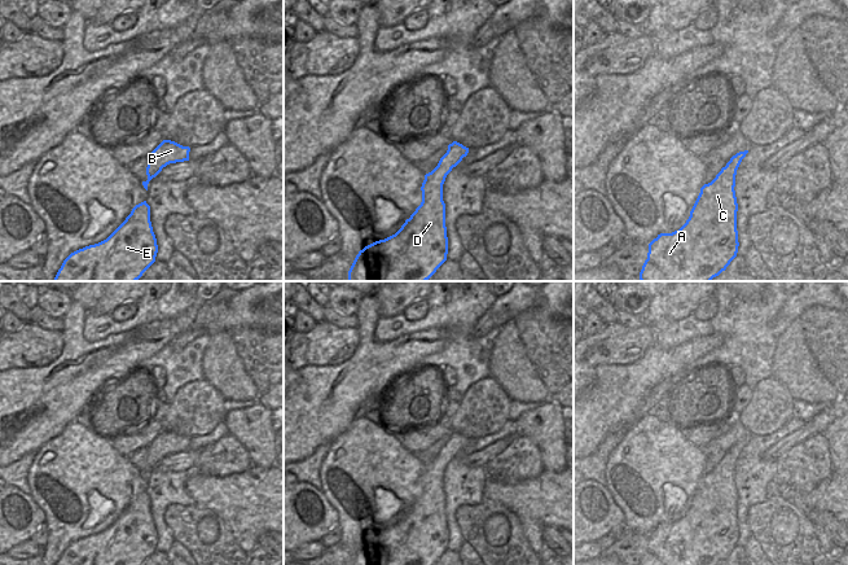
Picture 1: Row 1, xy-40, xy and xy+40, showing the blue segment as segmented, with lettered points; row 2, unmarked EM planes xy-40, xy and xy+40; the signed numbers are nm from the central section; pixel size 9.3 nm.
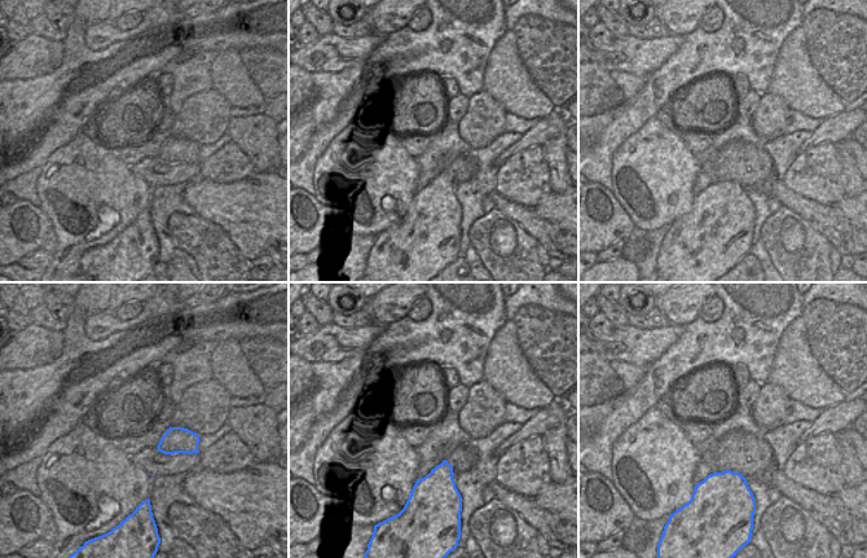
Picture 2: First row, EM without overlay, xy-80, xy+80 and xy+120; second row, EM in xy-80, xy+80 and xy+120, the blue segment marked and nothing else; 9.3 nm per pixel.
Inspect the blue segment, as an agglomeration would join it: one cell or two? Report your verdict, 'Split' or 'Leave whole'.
Leave whole

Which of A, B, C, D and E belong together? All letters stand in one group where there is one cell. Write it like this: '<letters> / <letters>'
A B C D E

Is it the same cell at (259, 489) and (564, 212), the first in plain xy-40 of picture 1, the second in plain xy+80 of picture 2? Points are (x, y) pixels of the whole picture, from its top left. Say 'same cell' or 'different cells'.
same cell

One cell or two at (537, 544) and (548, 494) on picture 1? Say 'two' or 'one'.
one

